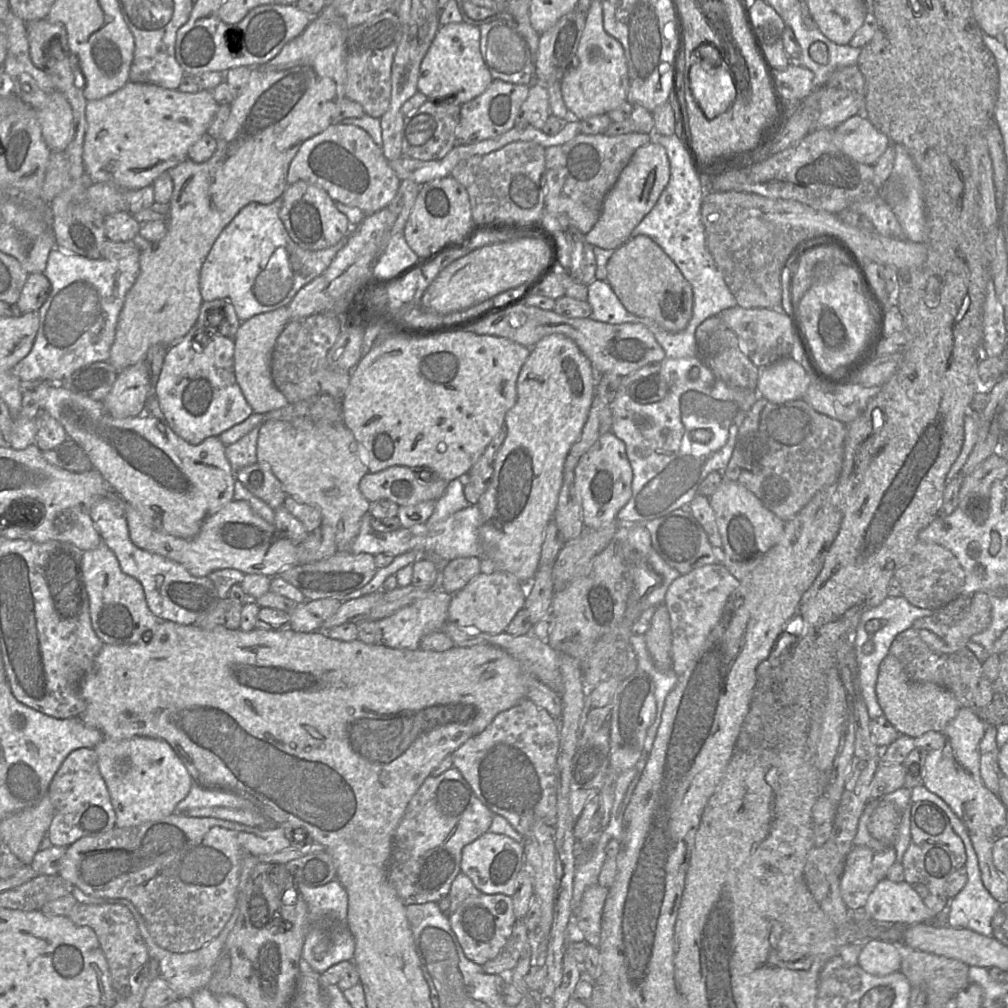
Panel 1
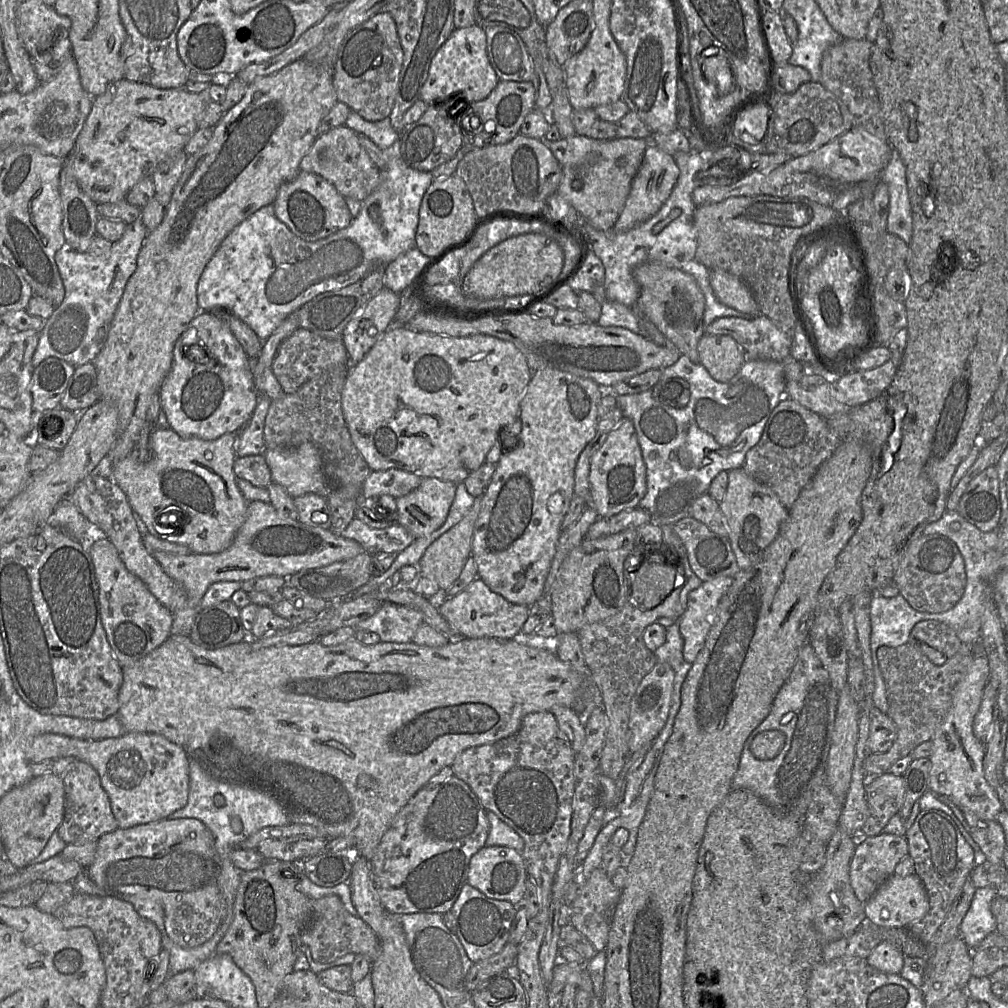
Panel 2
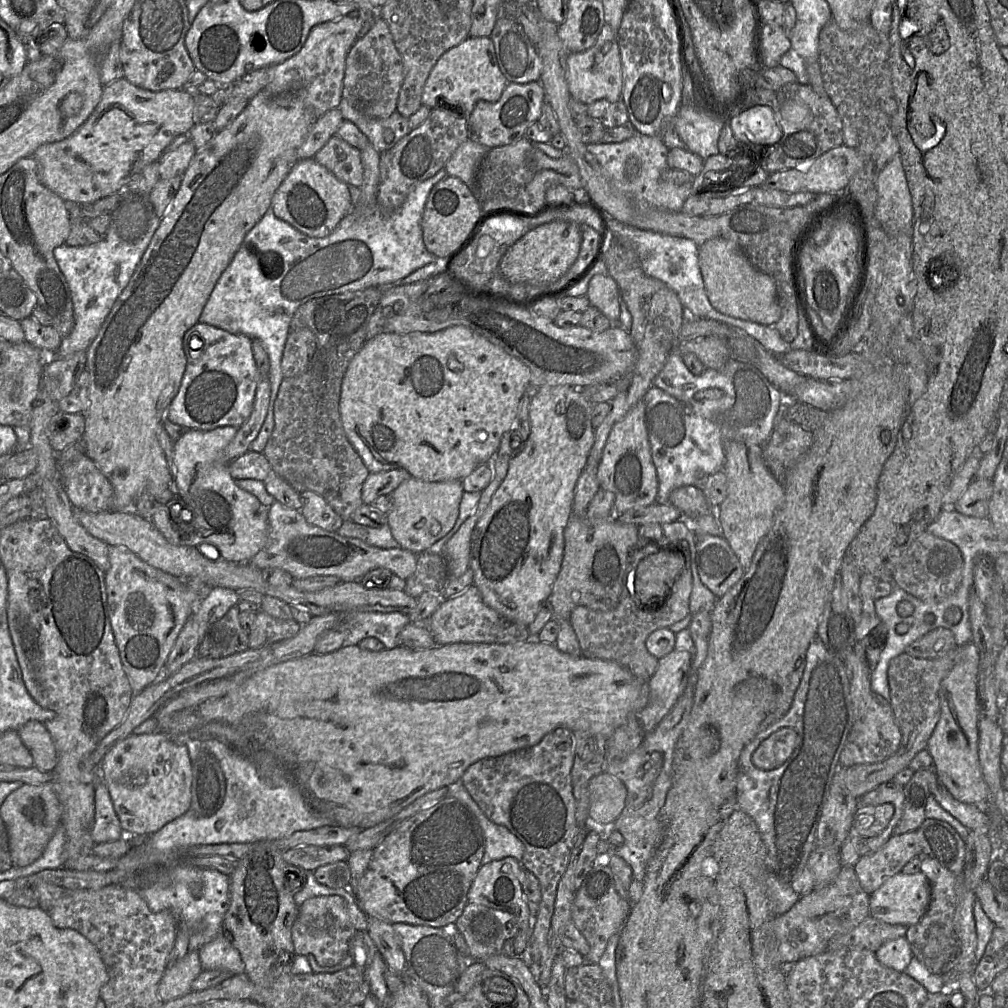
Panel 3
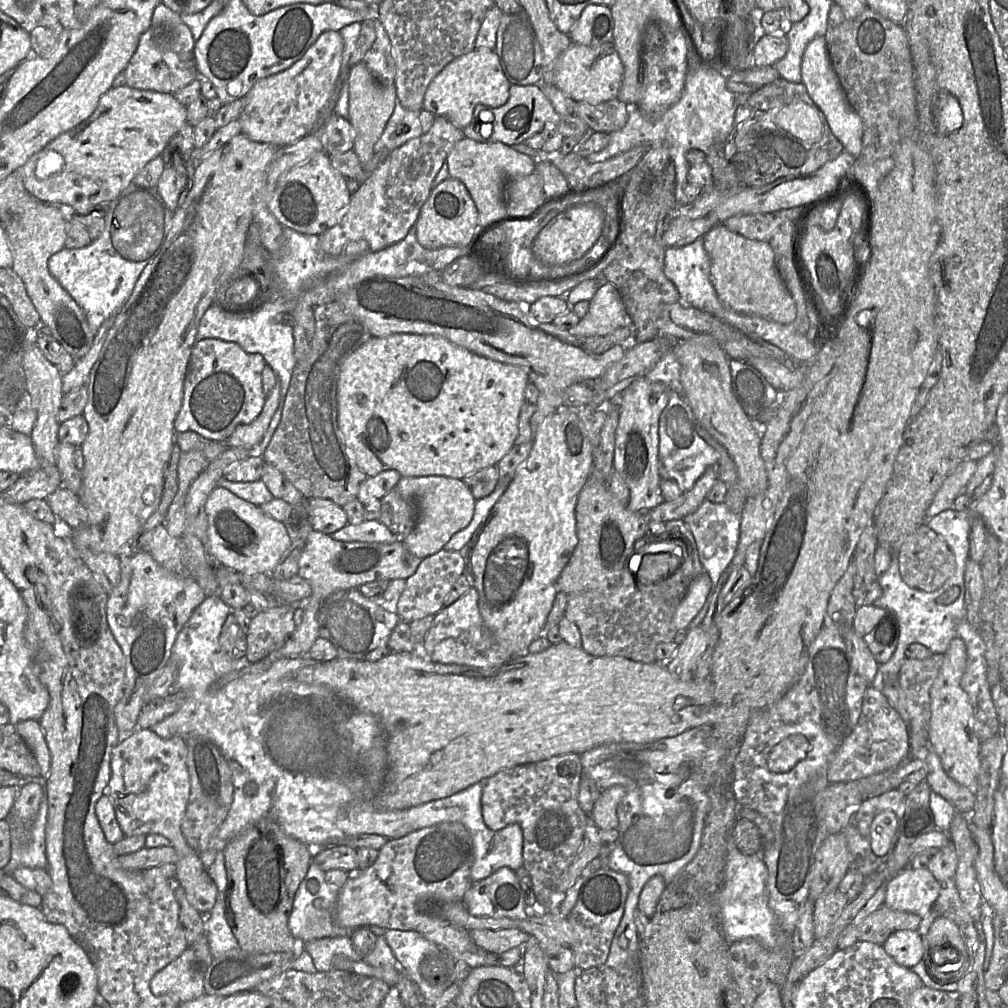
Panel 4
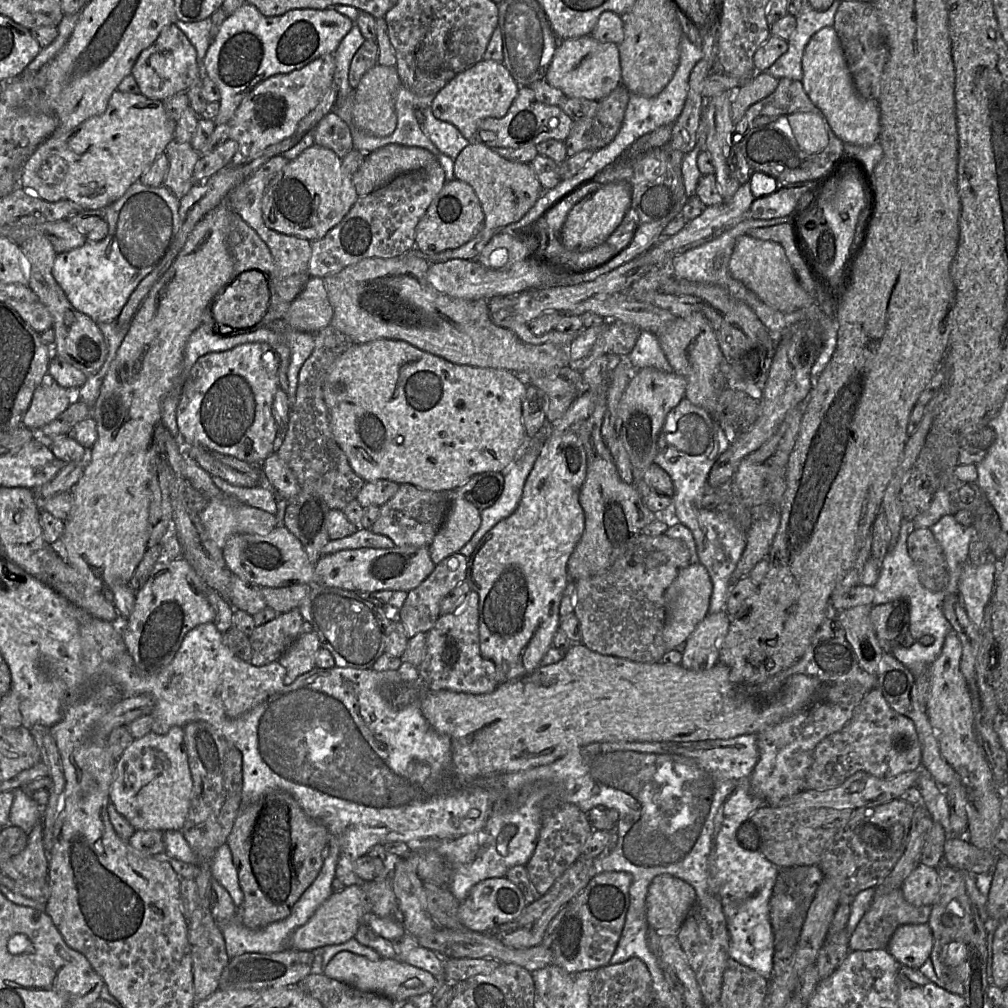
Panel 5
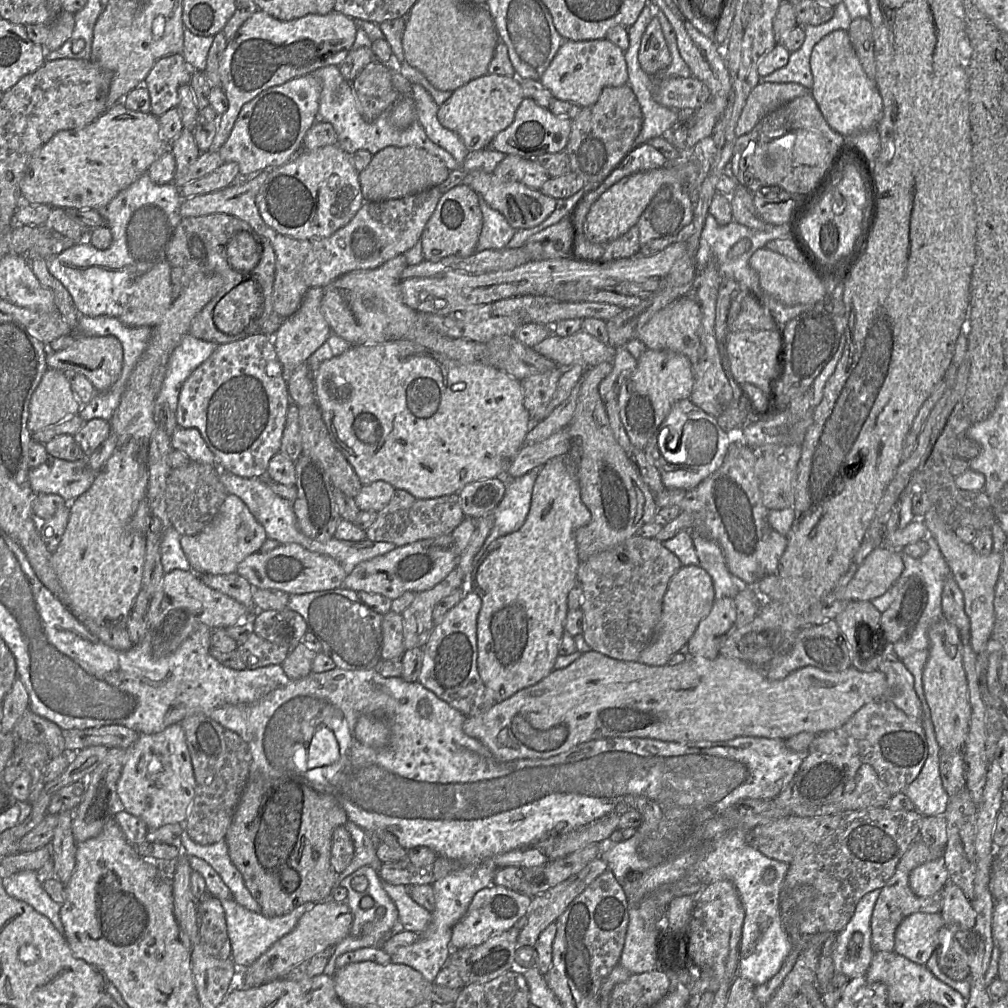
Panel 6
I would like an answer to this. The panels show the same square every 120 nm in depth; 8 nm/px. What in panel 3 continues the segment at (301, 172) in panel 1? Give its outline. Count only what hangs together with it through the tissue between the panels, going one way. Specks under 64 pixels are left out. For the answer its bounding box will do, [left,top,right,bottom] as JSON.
[314,134,363,187]

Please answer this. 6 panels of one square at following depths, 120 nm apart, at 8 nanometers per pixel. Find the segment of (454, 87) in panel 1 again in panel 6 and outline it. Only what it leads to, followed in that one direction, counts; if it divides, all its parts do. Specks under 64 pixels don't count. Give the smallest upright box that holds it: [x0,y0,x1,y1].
[437,73,523,152]

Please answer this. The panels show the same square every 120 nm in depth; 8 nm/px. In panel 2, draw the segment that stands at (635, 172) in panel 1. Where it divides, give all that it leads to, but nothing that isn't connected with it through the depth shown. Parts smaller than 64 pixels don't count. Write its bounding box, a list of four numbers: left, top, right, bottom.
[611,145,679,233]

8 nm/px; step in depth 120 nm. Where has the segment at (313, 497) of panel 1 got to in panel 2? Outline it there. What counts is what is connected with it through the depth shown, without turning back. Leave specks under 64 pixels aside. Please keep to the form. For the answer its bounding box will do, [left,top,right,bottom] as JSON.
[264,443,330,498]

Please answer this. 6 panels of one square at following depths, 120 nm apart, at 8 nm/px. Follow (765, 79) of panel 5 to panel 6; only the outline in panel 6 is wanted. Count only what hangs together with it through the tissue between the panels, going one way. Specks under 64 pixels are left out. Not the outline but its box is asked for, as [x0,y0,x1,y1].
[735,83,811,136]

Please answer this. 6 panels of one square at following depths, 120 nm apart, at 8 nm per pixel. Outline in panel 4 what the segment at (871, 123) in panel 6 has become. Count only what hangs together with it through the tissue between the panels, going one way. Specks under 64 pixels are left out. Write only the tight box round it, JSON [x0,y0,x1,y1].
[801,36,862,157]

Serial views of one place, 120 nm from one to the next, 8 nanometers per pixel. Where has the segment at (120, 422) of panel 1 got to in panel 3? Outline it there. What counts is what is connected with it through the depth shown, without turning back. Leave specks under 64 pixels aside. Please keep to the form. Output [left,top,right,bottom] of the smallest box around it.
[172,428,269,563]

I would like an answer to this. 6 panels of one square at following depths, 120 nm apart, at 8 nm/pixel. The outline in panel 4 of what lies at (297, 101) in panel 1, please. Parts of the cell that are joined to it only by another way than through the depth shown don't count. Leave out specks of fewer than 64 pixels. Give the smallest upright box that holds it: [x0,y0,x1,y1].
[66,132,278,560]

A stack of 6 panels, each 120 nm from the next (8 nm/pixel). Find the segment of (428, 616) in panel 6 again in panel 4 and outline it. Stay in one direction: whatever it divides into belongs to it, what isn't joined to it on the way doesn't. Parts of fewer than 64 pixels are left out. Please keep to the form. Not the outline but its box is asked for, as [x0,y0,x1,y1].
[397,550,466,623]

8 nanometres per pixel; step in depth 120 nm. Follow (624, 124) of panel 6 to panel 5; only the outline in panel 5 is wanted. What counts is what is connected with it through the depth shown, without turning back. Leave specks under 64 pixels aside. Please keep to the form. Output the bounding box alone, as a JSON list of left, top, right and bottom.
[564,85,630,157]

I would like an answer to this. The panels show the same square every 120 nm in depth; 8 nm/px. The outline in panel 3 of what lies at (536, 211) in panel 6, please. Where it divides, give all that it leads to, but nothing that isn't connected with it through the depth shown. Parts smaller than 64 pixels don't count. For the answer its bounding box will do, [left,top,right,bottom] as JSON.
[445,138,490,193]

